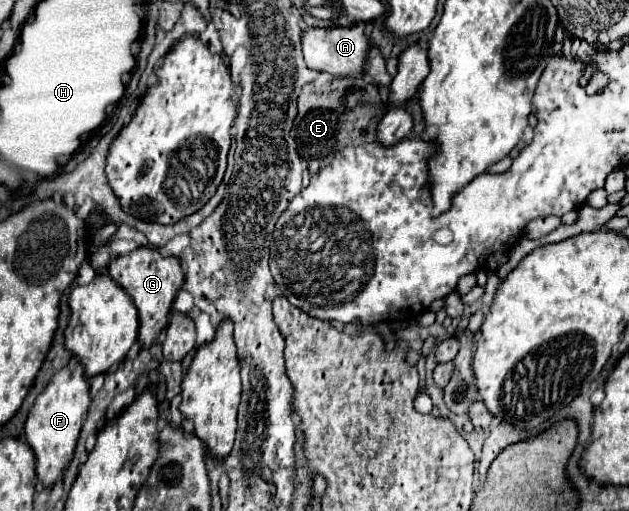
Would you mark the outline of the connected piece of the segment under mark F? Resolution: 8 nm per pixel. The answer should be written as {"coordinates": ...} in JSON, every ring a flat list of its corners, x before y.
{"coordinates":[[74,361,66,367,62,367,46,385,46,389,38,395,36,403,32,405,26,425,24,425,24,439,32,447,36,455,36,473,44,487,54,485,62,479,64,469,68,467,74,447,82,429,84,415,88,413,88,407,92,403,88,375,80,361]]}

